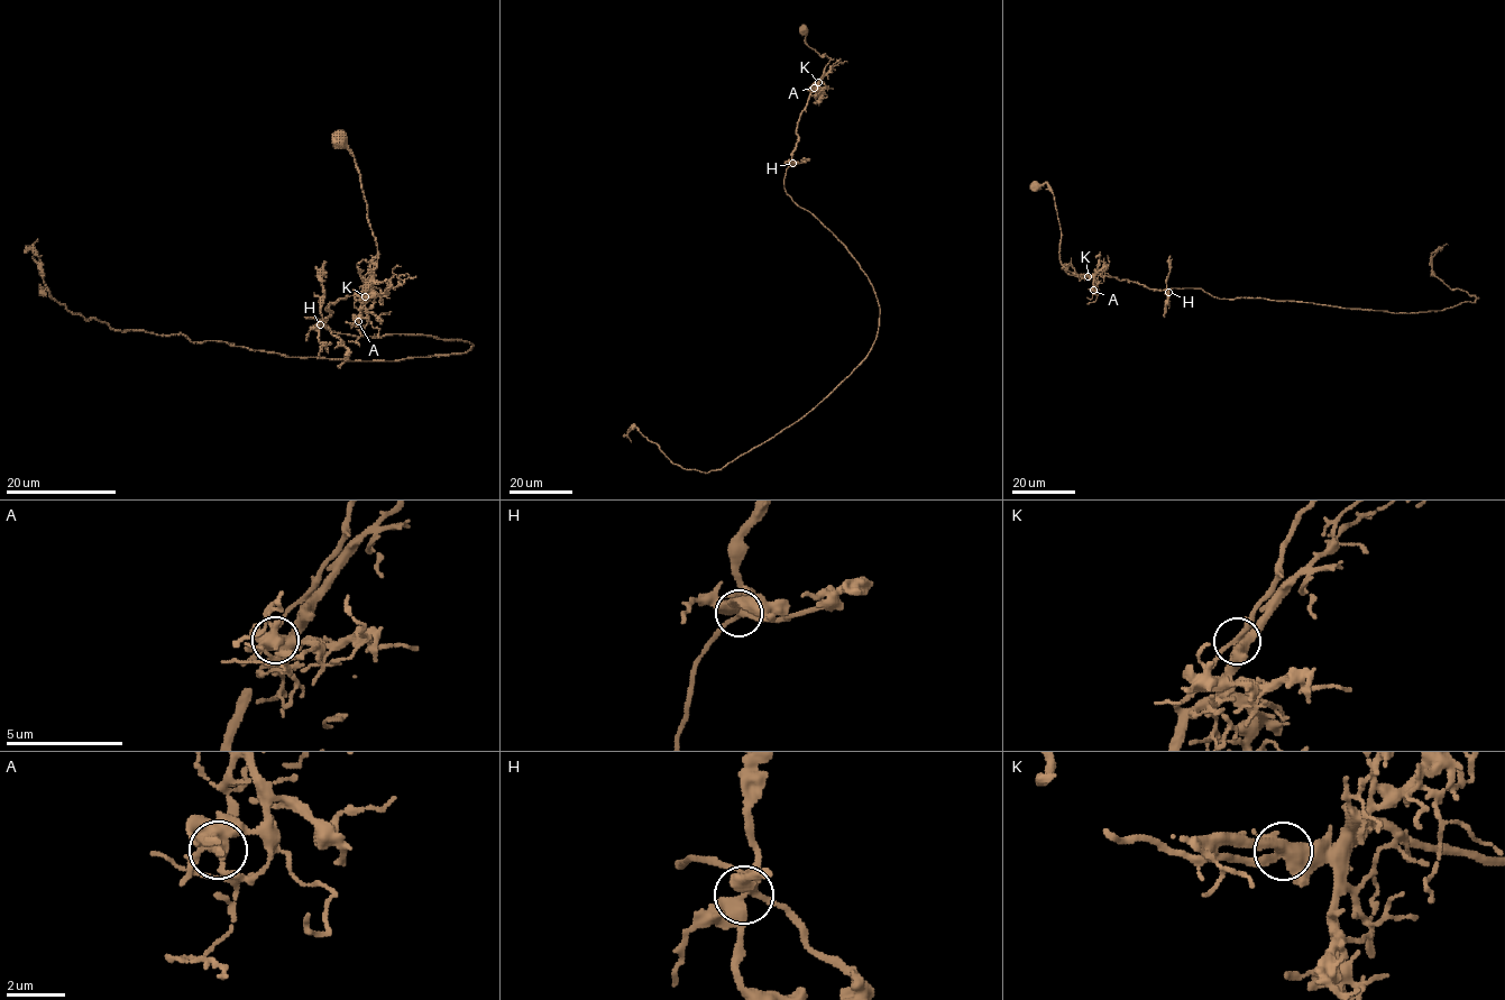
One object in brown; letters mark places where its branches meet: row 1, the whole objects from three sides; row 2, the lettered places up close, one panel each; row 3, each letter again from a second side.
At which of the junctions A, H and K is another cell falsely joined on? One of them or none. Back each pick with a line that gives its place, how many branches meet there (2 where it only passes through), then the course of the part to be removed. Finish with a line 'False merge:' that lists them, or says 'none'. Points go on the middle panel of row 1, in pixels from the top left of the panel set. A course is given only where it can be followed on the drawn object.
False merge: none

